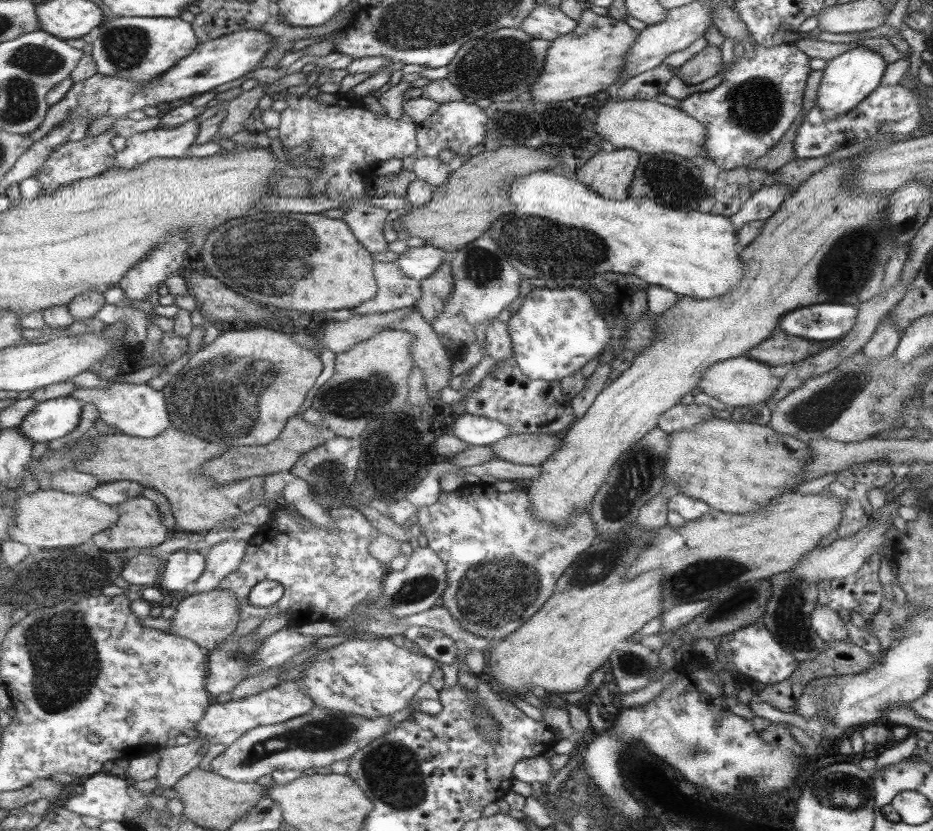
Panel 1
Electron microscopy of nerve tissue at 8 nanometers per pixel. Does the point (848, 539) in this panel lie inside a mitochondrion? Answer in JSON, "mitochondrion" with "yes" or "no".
{"mitochondrion":"no"}

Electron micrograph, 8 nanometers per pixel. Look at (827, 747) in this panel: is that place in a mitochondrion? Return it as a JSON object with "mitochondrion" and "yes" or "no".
{"mitochondrion":"no"}

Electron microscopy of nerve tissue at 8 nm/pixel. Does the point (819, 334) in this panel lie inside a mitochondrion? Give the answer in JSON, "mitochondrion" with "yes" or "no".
{"mitochondrion":"no"}

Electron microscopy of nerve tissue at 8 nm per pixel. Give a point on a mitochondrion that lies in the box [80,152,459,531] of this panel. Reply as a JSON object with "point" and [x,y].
{"point":[201,391]}

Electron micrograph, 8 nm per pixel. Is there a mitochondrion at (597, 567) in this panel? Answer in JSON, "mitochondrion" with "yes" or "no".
{"mitochondrion":"yes"}

